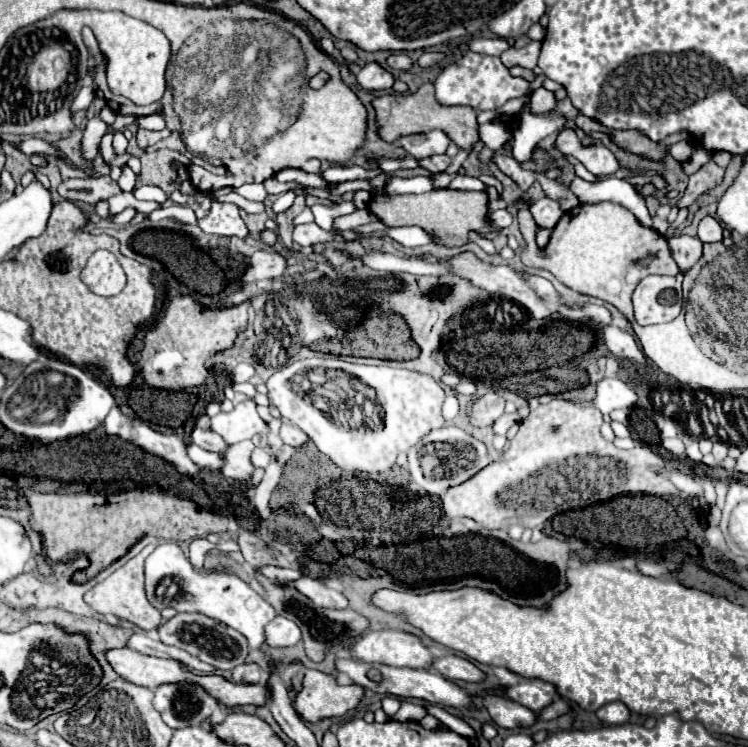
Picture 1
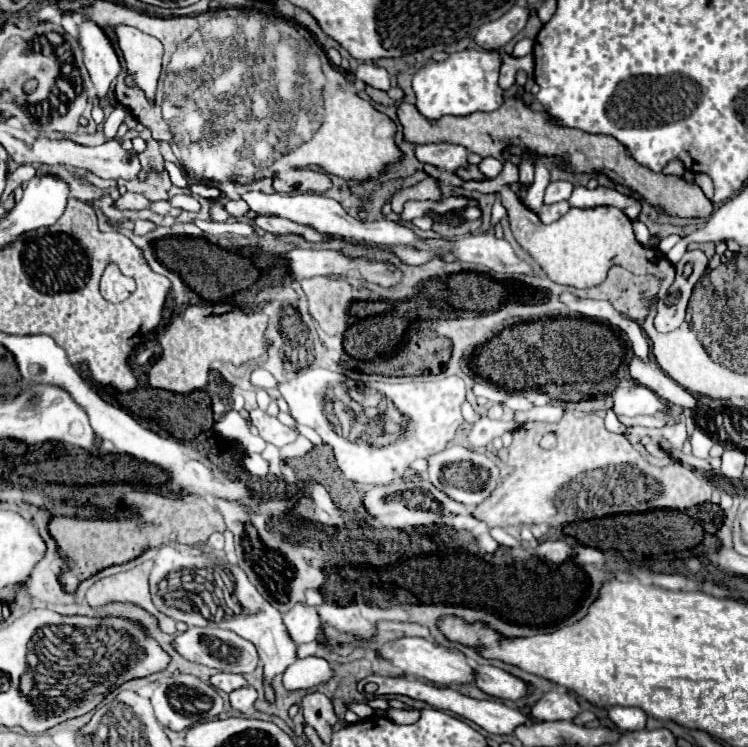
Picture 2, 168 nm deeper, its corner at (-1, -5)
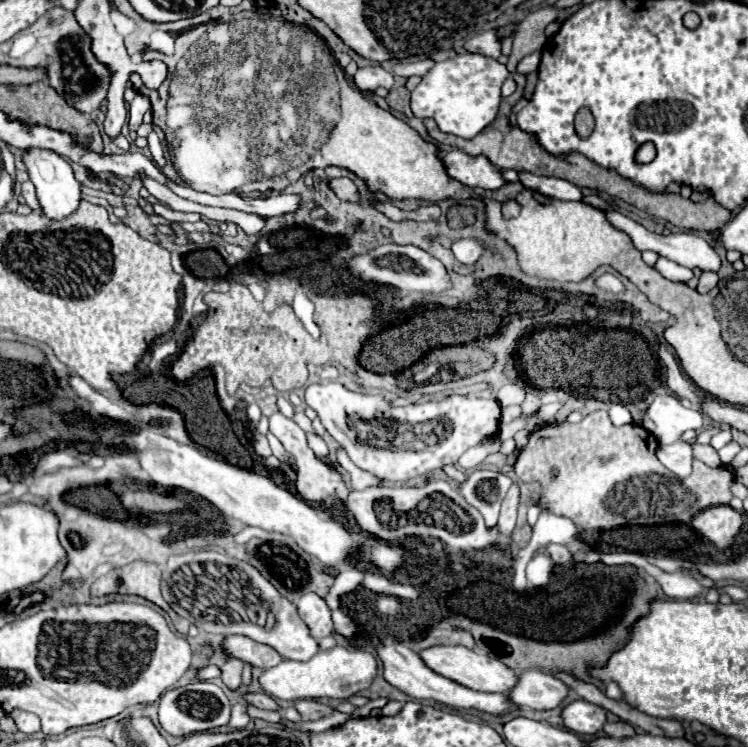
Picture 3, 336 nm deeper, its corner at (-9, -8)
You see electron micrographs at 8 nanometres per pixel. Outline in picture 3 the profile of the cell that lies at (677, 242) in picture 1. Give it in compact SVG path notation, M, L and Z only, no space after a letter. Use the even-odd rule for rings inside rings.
M702 271L696 291L698 293L708 293L708 291L712 291L718 285L718 281L720 281L720 277L714 271Z

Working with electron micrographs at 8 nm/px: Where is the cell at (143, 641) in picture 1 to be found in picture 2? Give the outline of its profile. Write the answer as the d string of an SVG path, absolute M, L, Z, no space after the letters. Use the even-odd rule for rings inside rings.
M220 672L220 674L214 674L214 676L212 676L212 684L214 684L214 688L220 688L220 690L224 690L226 694L230 694L230 692L234 692L236 688L248 686L248 680L246 680L242 674Z

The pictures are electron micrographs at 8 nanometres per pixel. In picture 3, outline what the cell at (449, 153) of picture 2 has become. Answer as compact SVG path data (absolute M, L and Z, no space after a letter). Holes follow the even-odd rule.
M454 149L442 157L444 169L448 177L456 179L466 187L482 187L482 189L498 189L504 185L500 171L482 155L472 157L460 149Z

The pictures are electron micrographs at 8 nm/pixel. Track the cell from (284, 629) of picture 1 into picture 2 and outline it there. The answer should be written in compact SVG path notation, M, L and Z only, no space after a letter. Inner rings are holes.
M296 604L296 608L290 608L282 614L284 624L296 644L312 642L318 638L320 632L320 616L314 606L308 604Z

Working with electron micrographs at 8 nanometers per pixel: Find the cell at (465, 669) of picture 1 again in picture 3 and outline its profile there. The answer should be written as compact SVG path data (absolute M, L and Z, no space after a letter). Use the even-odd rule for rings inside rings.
M524 671L518 675L516 687L508 693L510 701L518 707L530 709L554 709L564 697L568 687L564 681L542 673L542 671Z

